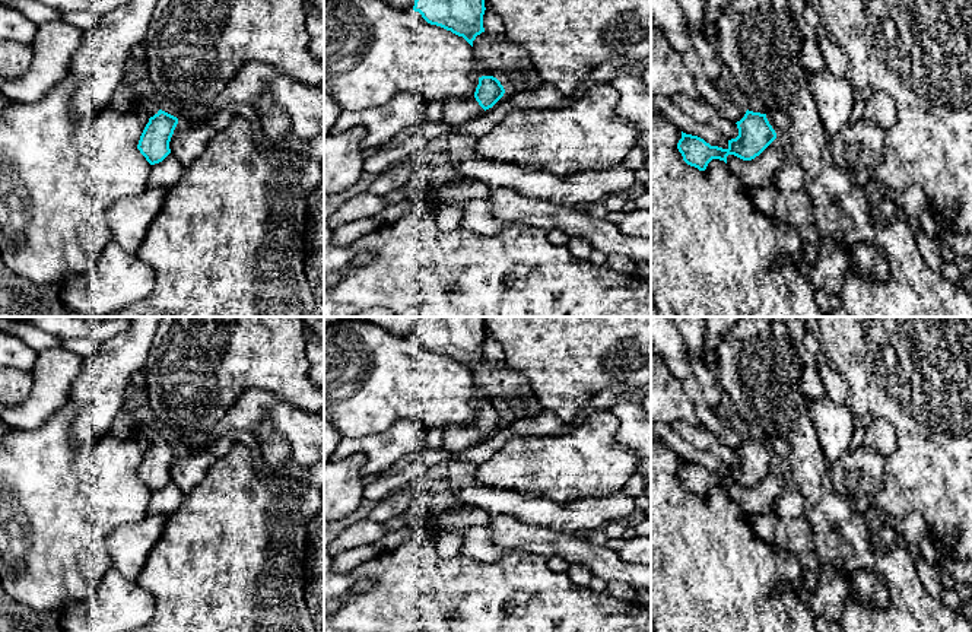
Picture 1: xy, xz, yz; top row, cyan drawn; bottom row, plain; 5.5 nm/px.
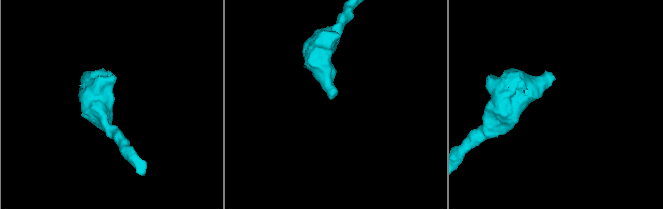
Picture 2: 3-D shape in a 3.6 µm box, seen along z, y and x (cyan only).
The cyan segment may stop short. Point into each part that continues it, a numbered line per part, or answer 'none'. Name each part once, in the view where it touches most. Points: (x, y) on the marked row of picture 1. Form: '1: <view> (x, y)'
1: xz (457, 111)

